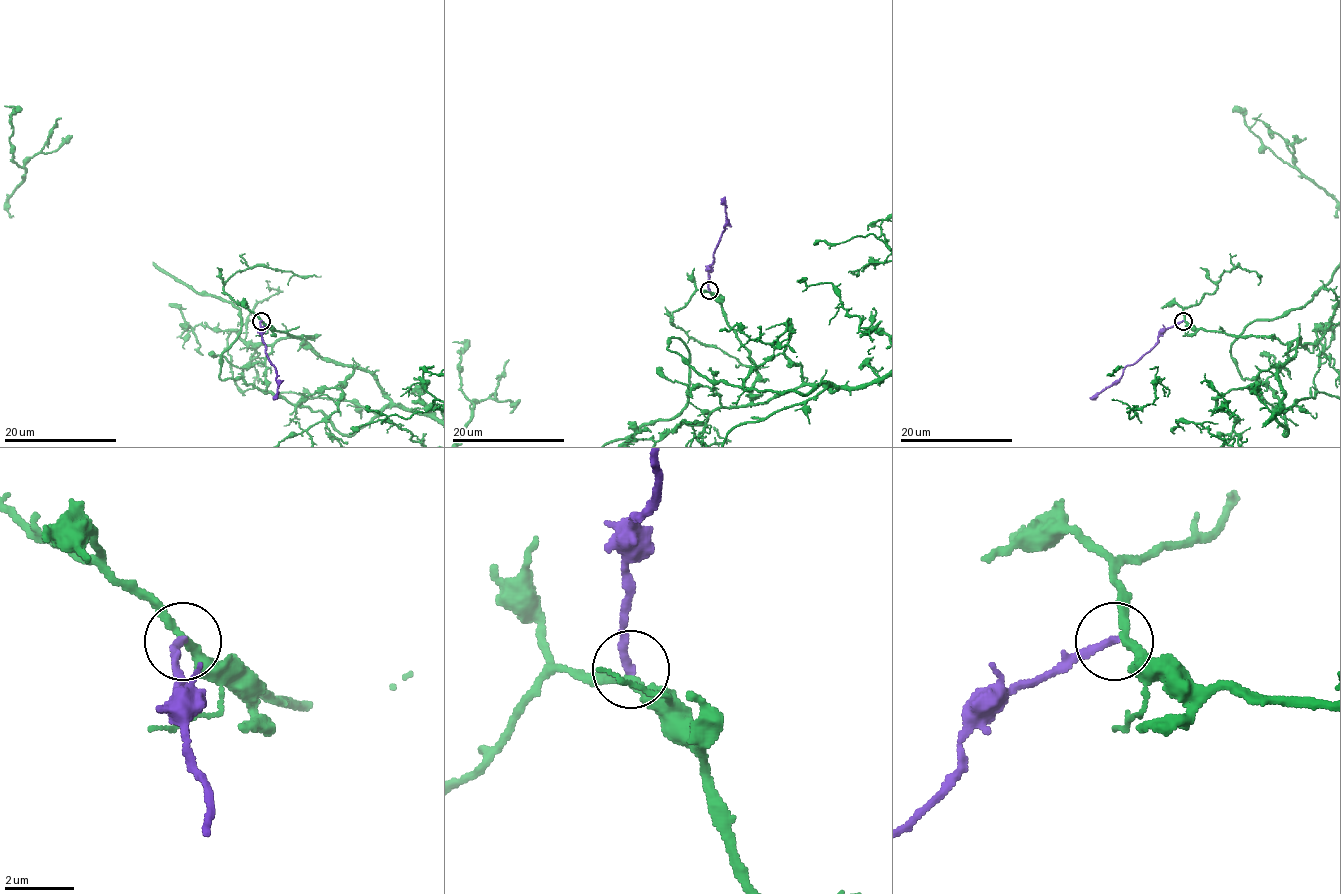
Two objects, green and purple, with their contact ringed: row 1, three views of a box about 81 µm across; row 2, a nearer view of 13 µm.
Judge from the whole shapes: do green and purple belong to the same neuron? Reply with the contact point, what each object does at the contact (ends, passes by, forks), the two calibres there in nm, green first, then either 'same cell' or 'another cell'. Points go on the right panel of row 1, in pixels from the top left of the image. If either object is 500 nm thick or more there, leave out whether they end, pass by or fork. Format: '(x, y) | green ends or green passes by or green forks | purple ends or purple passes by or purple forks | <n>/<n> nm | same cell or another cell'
(1183, 321) | green passes by | purple ends | 240/240 nm | same cell

